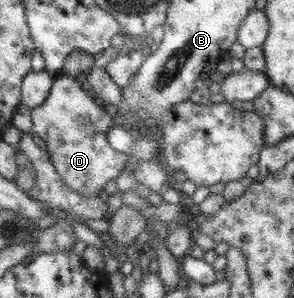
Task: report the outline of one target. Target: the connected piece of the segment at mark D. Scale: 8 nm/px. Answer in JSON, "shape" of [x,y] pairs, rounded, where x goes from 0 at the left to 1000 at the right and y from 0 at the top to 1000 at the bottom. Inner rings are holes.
{"shape":[[[218,252],[184,255],[184,279],[170,295],[163,326],[143,352],[105,362],[109,440],[156,477],[160,520],[180,560],[204,587],[218,621],[286,661],[327,661],[340,641],[367,634],[367,607],[395,601],[435,544],[435,517],[401,507],[367,477],[361,446],[384,423],[381,389],[337,336],[299,319],[293,289],[276,289],[255,262]]]}

